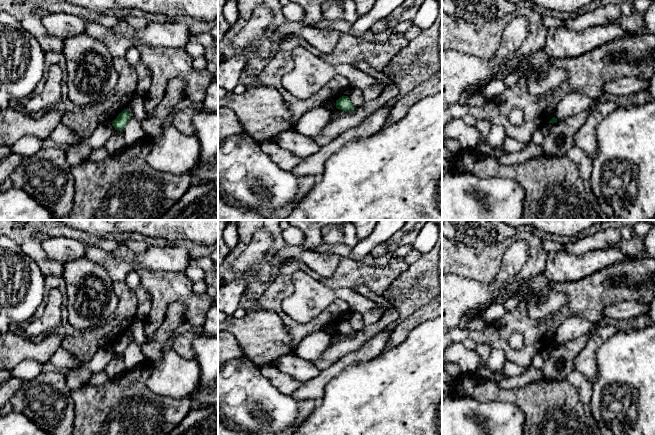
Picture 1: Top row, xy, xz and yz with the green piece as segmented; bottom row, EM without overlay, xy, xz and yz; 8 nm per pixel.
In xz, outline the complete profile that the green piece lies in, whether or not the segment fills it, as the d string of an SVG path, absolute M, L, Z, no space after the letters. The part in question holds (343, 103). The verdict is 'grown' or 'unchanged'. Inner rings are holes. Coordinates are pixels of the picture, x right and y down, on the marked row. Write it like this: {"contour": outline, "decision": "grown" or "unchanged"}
{"contour": "M342 96L338 100L336 100L336 106L337 109L344 110L344 111L350 111L354 110L356 107L351 103L348 96Z", "decision": "unchanged"}

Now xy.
{"contour": "M124 109L115 120L111 123L114 126L115 130L123 130L124 127L127 125L131 117L131 114Z", "decision": "unchanged"}

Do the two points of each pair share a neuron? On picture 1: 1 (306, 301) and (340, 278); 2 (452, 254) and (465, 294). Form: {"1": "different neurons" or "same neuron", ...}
{"1": "different neurons", "2": "different neurons"}

